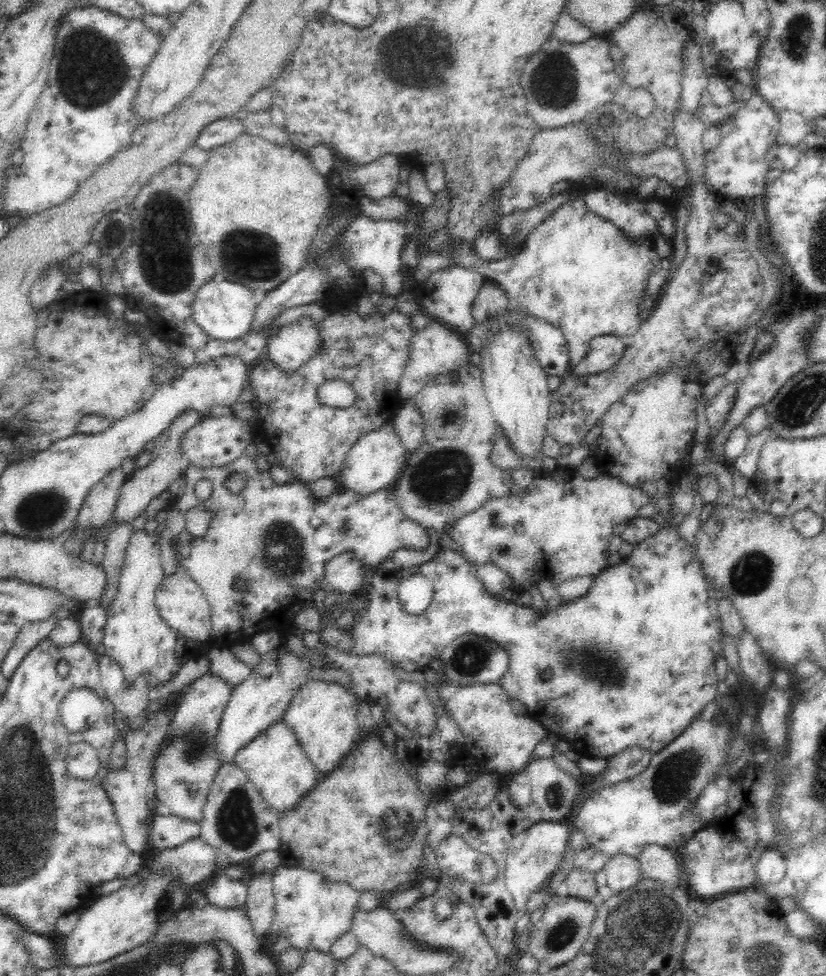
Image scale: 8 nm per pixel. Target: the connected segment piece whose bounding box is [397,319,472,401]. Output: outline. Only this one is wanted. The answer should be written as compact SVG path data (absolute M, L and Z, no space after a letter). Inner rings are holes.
M432 319L425 328L418 329L415 332L415 335L412 335L410 344L408 349L409 362L406 363L403 375L399 380L397 392L404 401L412 399L415 394L418 394L418 392L428 384L428 382L434 380L435 376L445 374L446 372L456 371L462 364L468 363L468 356L472 353L465 338L461 338L455 331L446 327L446 325Z

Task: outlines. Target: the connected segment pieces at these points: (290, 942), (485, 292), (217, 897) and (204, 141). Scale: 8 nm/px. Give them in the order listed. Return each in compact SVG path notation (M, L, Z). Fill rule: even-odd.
M281 864L273 872L272 886L275 894L275 916L271 924L268 937L269 948L273 958L280 957L288 946L301 950L319 950L320 952L331 952L332 943L352 928L352 916L358 910L358 899L360 891L354 890L347 882L330 882L323 878L323 874L307 868L290 867Z
M486 281L473 302L474 322L481 323L491 316L502 314L508 310L508 306L511 306L511 302L505 291L496 284Z
M224 872L213 874L204 888L207 904L220 908L244 906L247 901L247 886L240 879L231 880Z
M233 117L217 118L203 129L195 145L206 151L234 141L245 133L242 121Z

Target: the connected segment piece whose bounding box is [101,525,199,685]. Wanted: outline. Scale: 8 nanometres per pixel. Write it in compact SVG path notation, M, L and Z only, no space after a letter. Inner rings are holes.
M141 525L140 530L131 534L116 596L106 606L107 622L101 642L105 646L105 656L120 664L124 679L130 684L164 685L177 674L182 664L187 660L195 661L199 657L196 644L170 629L162 621L156 608L155 592L165 577L158 549L157 532L148 534Z

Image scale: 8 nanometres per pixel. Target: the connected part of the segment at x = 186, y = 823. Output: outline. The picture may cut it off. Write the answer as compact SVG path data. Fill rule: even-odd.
M164 810L151 817L149 844L160 850L171 849L200 836L201 824Z

